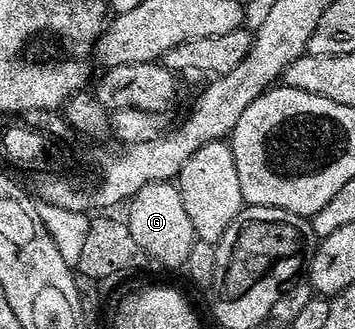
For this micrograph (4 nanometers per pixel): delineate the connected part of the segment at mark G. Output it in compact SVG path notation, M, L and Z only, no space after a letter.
M149 183L144 185L129 200L130 212L124 215L124 222L136 240L136 245L151 260L163 263L166 267L181 268L185 264L196 236L192 229L192 221L188 221L188 212L184 210L184 201L180 197L177 186L169 183Z

